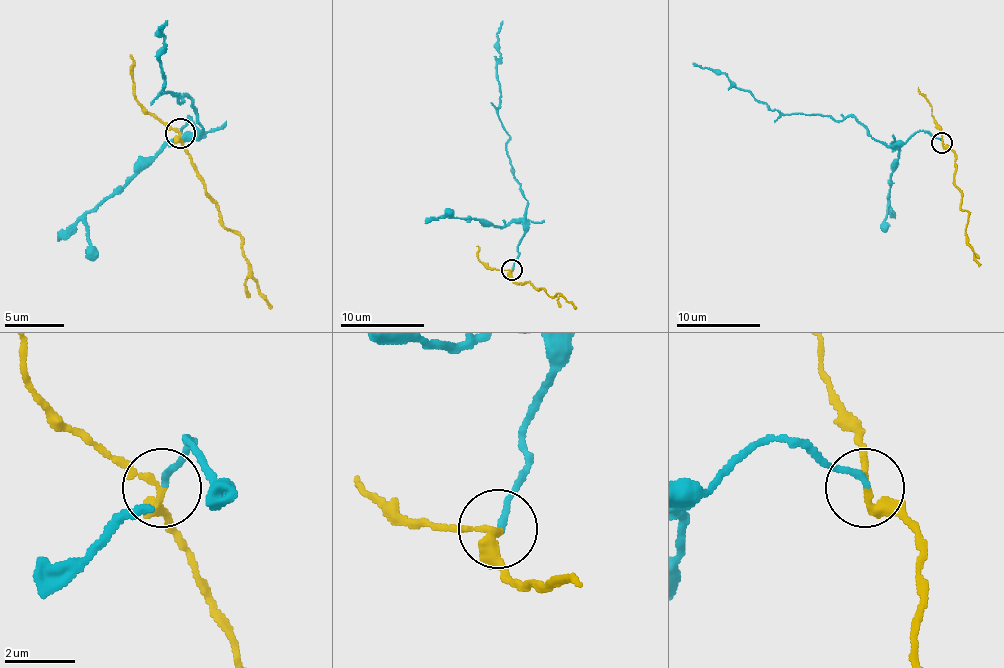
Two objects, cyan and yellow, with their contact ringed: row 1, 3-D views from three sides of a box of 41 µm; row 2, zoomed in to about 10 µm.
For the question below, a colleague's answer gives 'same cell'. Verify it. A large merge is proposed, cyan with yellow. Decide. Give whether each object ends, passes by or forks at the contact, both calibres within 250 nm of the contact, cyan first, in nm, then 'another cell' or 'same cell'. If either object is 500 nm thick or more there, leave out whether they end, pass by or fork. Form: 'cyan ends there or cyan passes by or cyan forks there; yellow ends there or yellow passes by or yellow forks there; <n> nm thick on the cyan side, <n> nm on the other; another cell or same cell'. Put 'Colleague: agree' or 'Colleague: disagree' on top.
Colleague: disagree
cyan ends there; yellow passes by; 180 nm thick on the cyan side, 260 nm on the other; another cell

